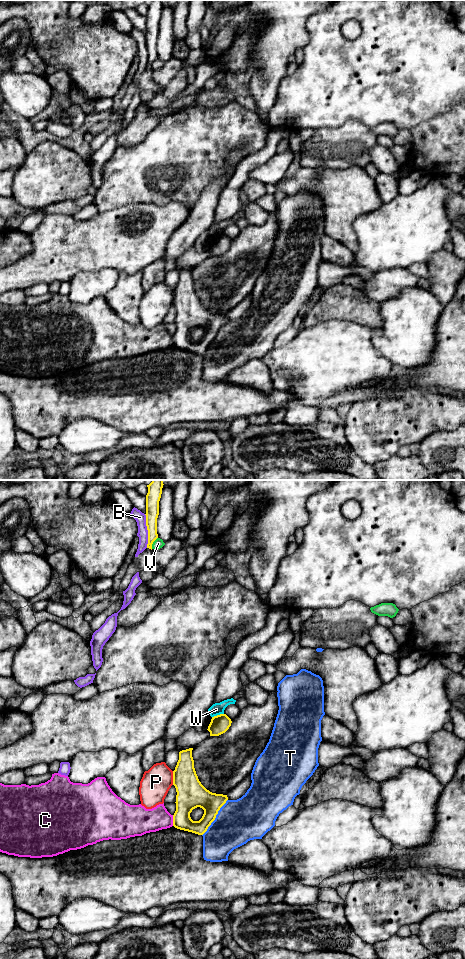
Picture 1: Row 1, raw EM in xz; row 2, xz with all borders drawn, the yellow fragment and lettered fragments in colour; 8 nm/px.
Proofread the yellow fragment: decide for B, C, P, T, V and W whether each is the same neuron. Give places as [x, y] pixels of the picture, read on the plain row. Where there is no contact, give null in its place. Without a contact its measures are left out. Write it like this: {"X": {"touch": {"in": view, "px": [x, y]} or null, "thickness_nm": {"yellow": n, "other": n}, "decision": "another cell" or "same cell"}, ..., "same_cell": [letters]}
{"B": {"touch": {"in": "xz", "px": [148, 51]}, "thickness_nm": {"yellow": 110, "other": 90}, "decision": "another cell"}, "C": {"touch": {"in": "xz", "px": [173, 340]}, "thickness_nm": {"yellow": 220, "other": 200}, "decision": "another cell"}, "P": {"touch": {"in": "xz", "px": [173, 298]}, "thickness_nm": {"yellow": 220, "other": 240}, "decision": "another cell"}, "T": {"touch": {"in": "xz", "px": [215, 337]}, "thickness_nm": {"yellow": 200, "other": 360}, "decision": "another cell"}, "V": {"touch": {"in": "xz", "px": [152, 63]}, "thickness_nm": {"yellow": 110, "other": 80}, "decision": "another cell"}, "W": {"touch": {"in": "xz", "px": [217, 235]}, "thickness_nm": {"yellow": 150, "other": 100}, "decision": "another cell"}, "same_cell": []}

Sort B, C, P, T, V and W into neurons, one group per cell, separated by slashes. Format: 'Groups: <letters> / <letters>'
Groups: B / C W / P / T / V

